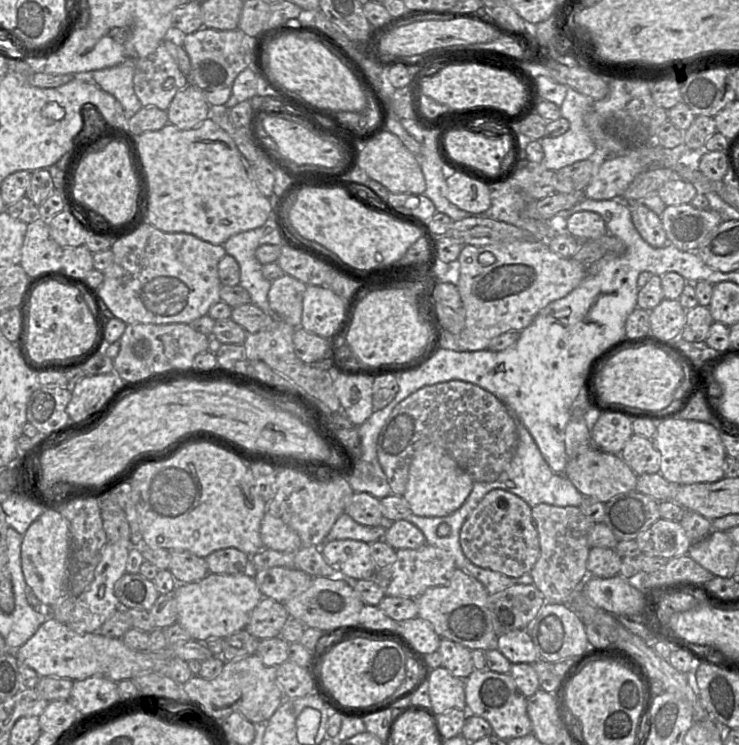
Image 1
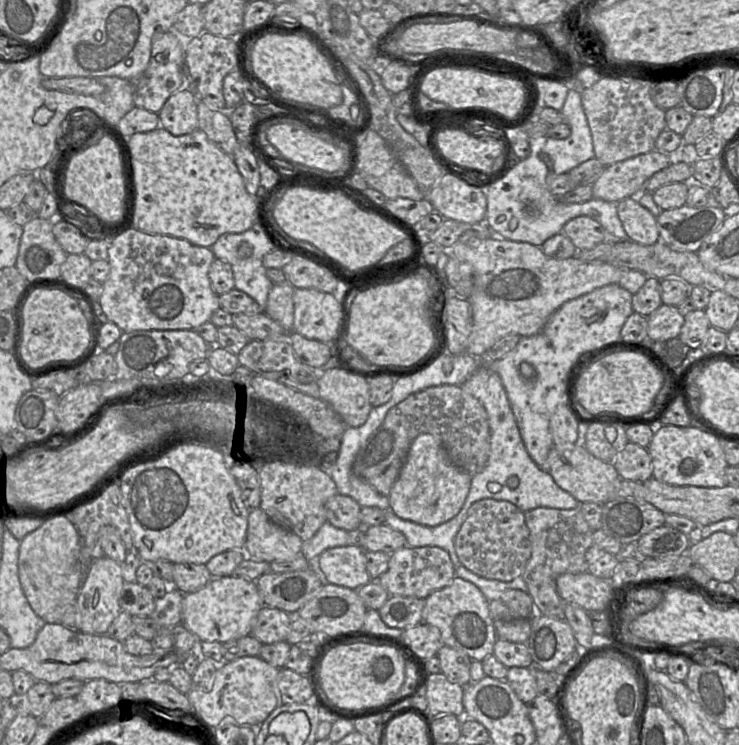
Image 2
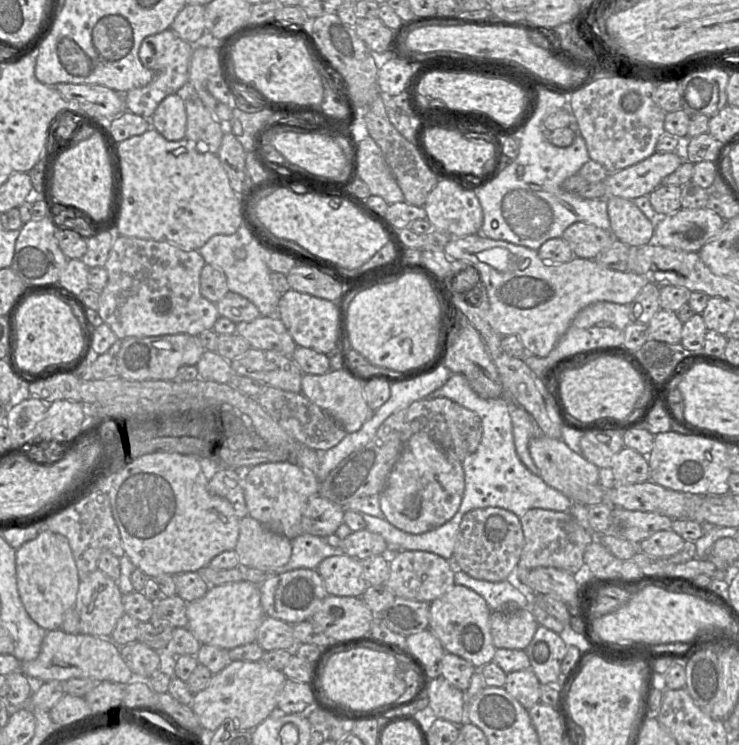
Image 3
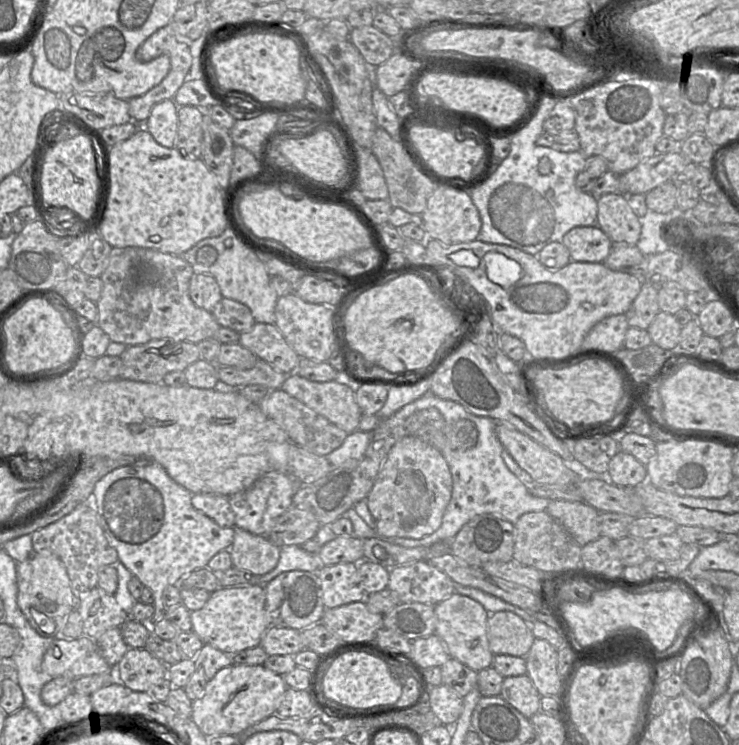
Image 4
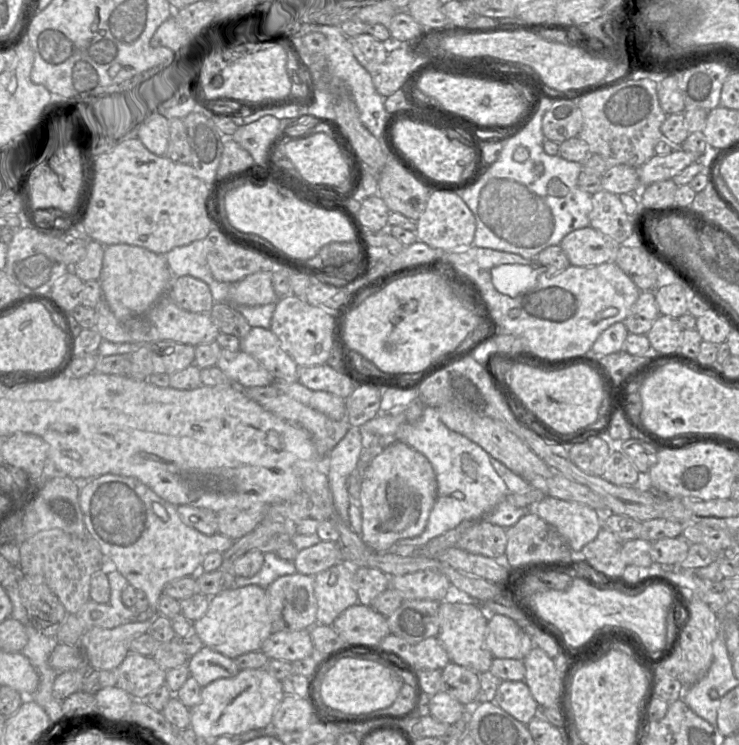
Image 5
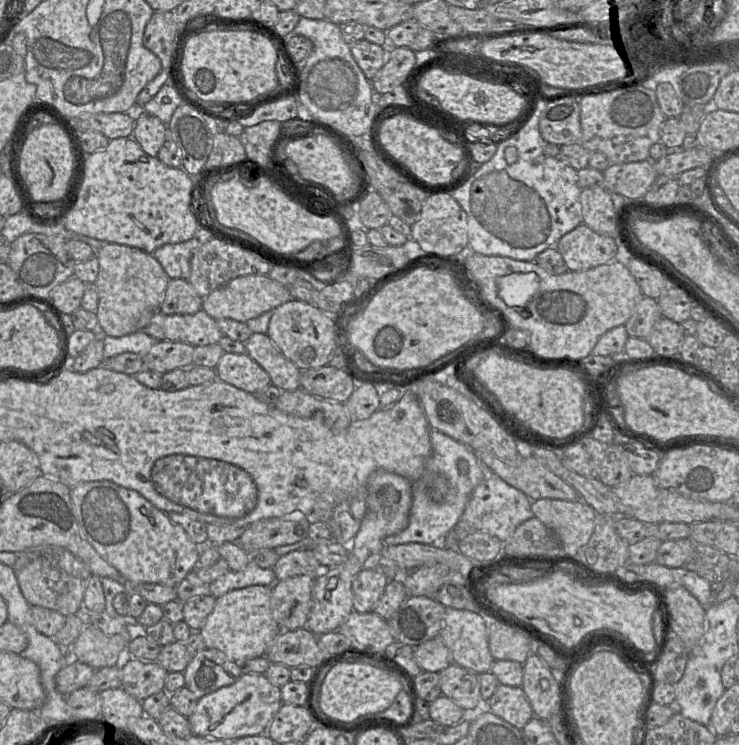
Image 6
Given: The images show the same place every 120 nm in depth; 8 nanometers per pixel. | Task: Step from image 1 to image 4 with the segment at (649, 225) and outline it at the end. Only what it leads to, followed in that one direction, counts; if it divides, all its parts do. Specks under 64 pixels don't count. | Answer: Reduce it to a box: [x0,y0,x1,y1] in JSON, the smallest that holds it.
[597,194,640,245]

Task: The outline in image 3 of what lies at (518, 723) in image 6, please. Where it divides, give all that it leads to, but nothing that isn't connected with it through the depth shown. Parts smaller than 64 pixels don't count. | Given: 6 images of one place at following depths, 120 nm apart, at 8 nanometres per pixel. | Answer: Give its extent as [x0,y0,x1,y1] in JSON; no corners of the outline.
[504,669,540,710]

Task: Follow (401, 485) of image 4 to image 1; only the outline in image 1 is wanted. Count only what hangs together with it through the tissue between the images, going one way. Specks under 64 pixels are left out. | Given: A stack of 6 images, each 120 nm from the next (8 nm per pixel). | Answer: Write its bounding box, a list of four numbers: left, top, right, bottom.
[403,443,473,517]

